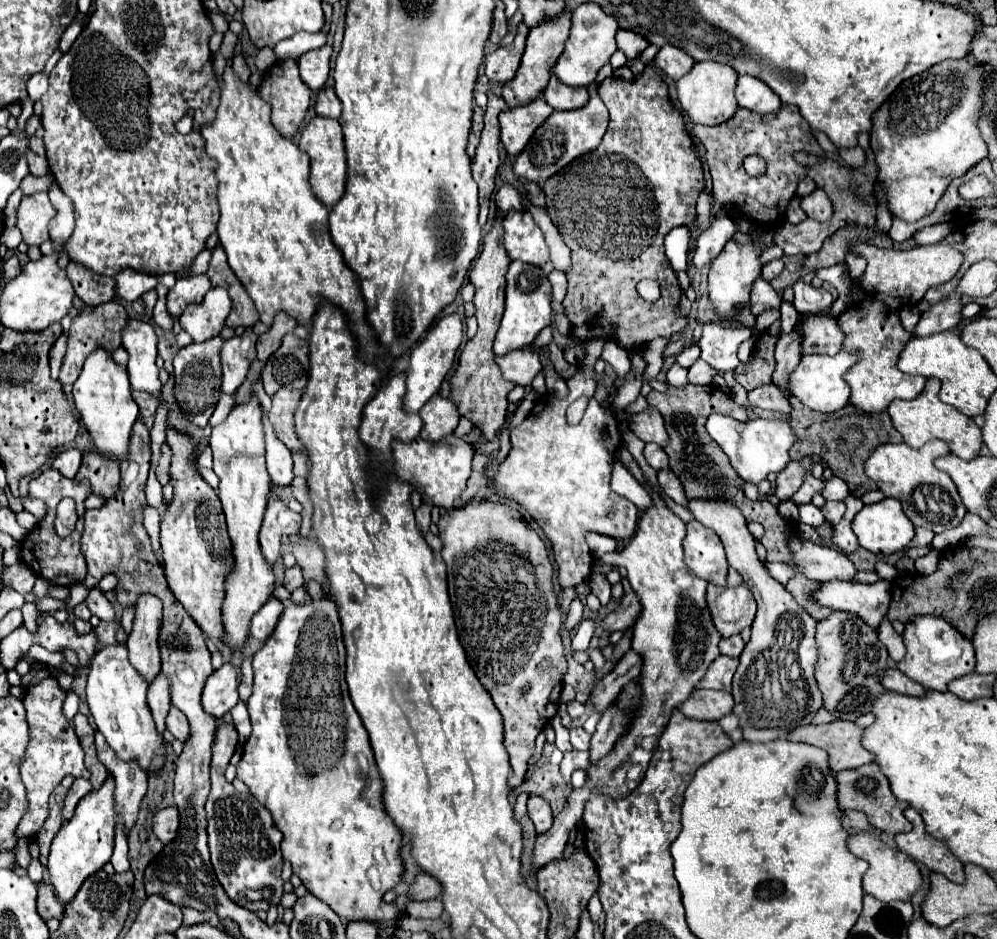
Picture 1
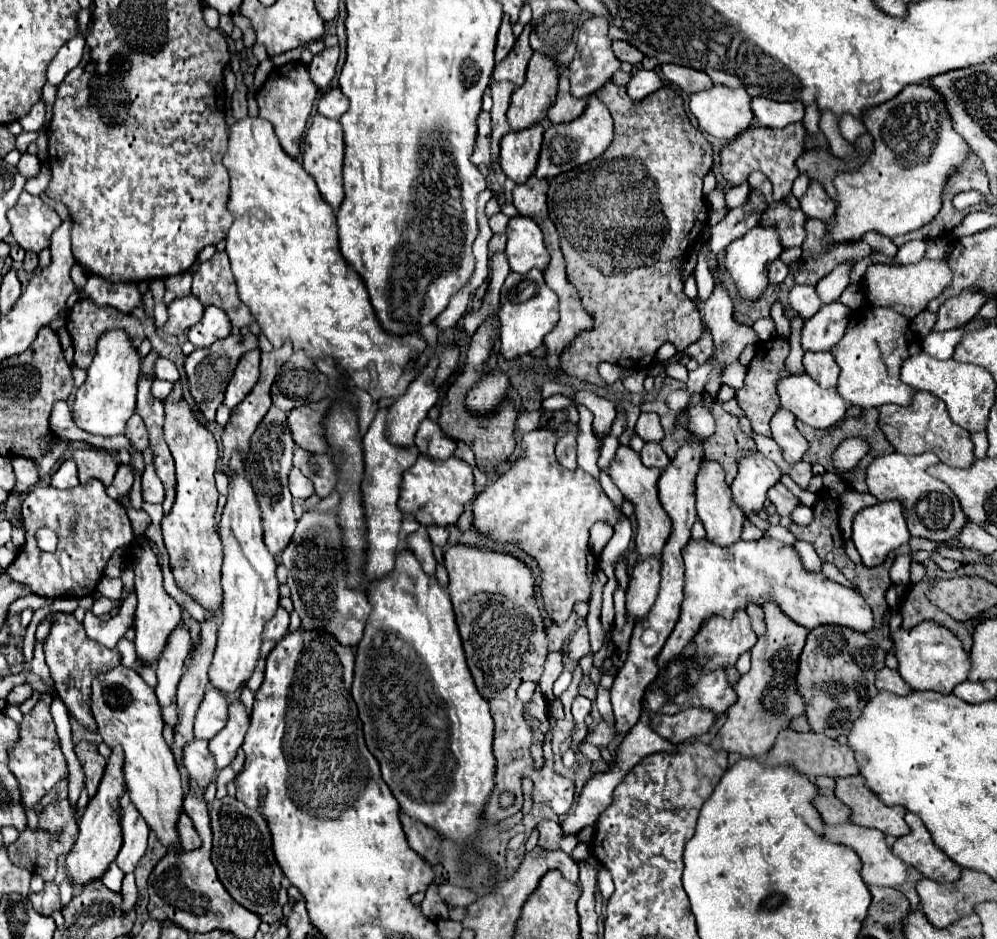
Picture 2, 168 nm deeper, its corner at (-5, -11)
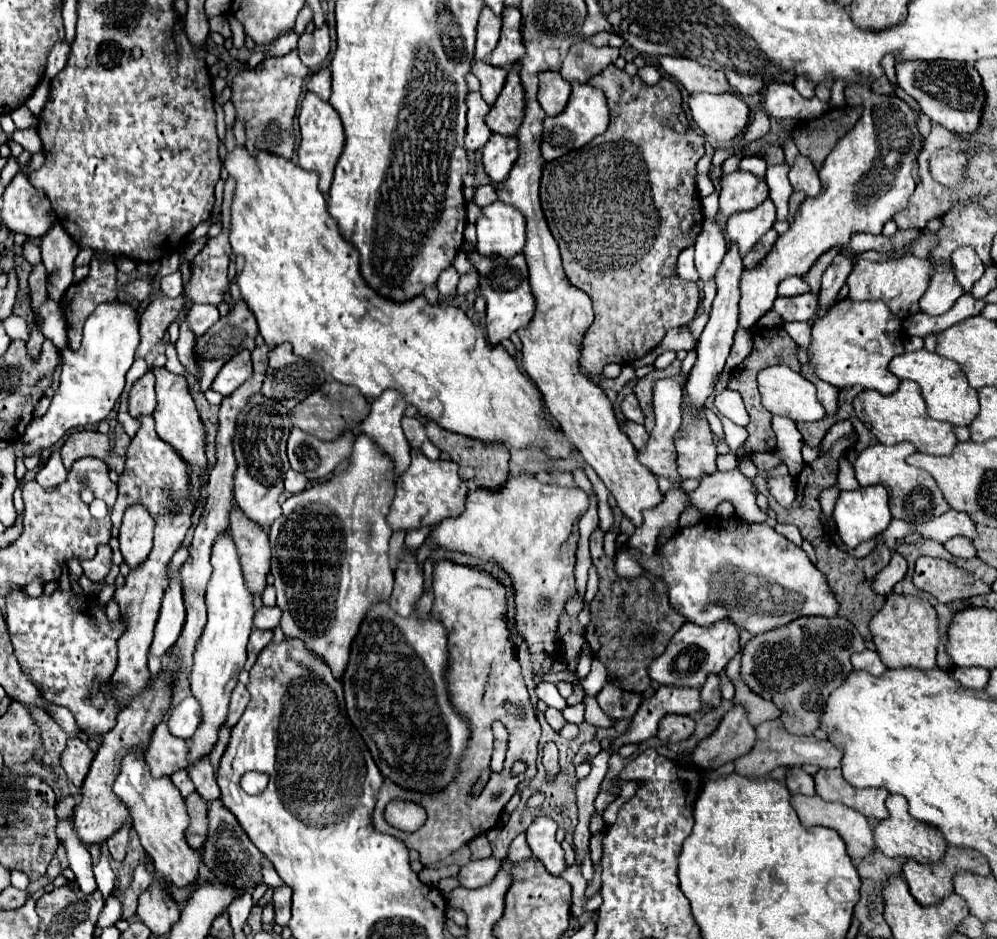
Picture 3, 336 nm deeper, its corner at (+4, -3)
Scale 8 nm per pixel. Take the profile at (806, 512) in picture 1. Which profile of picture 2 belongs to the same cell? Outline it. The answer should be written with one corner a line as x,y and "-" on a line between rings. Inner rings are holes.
799,504
799,506
793,510
791,520
793,520
795,524
807,526
807,524
811,524
811,522
813,522
813,510
811,510
811,508
807,508
807,506
803,506
803,504

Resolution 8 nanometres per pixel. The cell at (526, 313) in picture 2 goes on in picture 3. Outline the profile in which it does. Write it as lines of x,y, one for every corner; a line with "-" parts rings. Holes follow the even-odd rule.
464,240
462,250
466,252
468,262
476,268
480,276
480,292
486,300
486,332
490,344
500,344
502,340
510,338
518,328
524,328
536,310
536,302
532,298
530,286
528,286
528,268
524,254
516,254
512,258
484,258
474,250
474,244

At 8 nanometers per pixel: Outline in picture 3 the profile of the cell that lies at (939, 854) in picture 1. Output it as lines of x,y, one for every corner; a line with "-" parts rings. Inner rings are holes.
890,794
886,798
886,808
888,808
890,816
886,820
880,820
878,826
872,830
874,844
878,850
882,850
886,856
906,856
906,858
914,858
922,864
934,864
934,862
938,862
938,858
944,856
946,840
942,838
942,832
932,824
924,824
924,822
912,818
906,810
906,800
900,794

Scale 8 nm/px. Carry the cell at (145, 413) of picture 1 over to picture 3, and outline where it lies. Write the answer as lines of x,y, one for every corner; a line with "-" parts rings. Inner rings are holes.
118,424
114,428
114,438
112,438
112,450
116,456
124,456
130,446
130,436
124,432
124,428

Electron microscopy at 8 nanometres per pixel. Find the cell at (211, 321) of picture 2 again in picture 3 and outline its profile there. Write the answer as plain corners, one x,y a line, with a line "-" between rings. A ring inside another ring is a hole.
192,304
186,318
188,318
194,334
202,336
212,324
218,322
220,314
218,314
218,308
212,304

